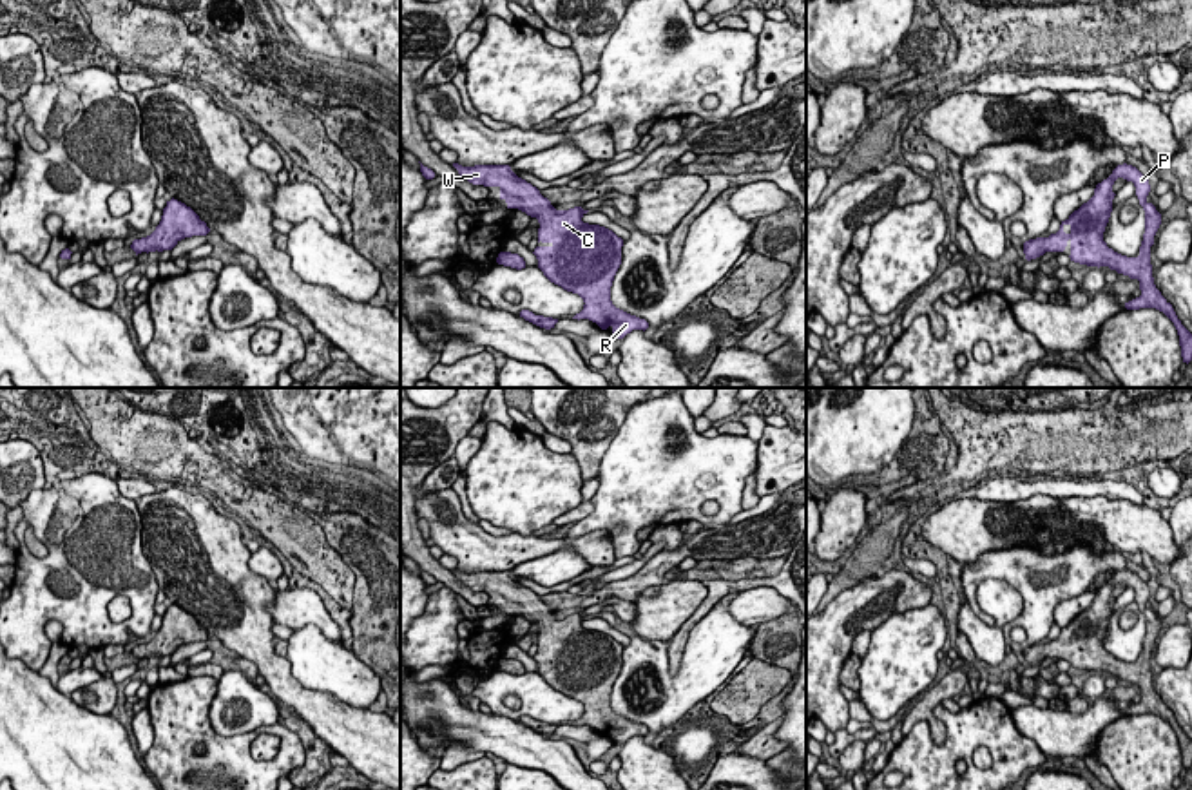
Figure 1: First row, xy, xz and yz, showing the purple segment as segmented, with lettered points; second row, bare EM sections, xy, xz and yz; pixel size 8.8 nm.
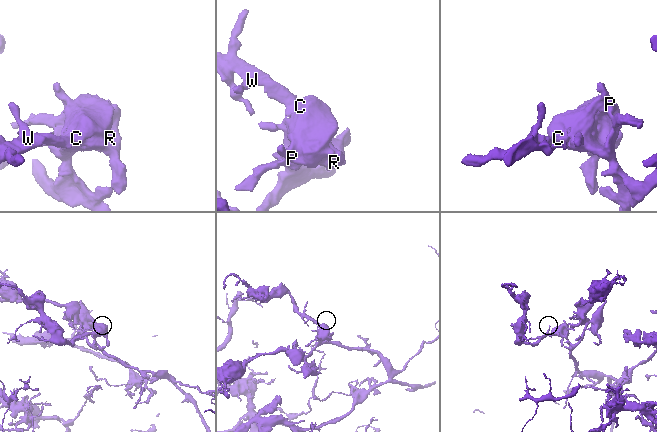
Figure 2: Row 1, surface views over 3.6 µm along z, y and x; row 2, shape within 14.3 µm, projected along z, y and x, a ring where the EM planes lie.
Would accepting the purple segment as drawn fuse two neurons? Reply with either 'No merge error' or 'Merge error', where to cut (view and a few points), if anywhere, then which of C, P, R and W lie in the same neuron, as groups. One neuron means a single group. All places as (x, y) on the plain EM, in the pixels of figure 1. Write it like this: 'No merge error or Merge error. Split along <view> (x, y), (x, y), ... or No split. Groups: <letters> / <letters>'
No merge error. No split. Groups: C P R W

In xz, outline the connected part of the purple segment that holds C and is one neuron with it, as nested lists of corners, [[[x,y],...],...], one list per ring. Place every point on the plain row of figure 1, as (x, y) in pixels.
[[[453,569],[453,573],[464,585],[473,591],[498,592],[500,605],[507,609],[507,614],[518,614],[527,621],[538,625],[538,649],[543,649],[542,652],[538,650],[533,658],[538,665],[538,674],[551,689],[562,692],[567,698],[578,699],[585,708],[583,716],[572,725],[589,725],[601,736],[607,736],[610,732],[614,745],[623,745],[632,736],[645,737],[649,734],[649,728],[645,725],[630,721],[612,710],[610,692],[621,670],[623,645],[605,632],[583,629],[582,623],[589,616],[583,616],[582,612],[556,616],[536,592],[518,583],[509,571],[462,573],[458,569]]]

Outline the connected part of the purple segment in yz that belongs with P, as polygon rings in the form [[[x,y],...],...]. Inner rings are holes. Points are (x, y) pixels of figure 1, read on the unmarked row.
[[[1118,571],[1112,580],[1096,591],[1094,602],[1074,616],[1065,627],[1062,627],[1060,636],[1049,643],[1036,643],[1024,649],[1025,665],[1036,665],[1045,658],[1063,658],[1071,652],[1071,667],[1087,672],[1109,672],[1118,679],[1129,681],[1139,687],[1141,701],[1125,708],[1127,716],[1156,714],[1163,718],[1176,732],[1179,741],[1183,768],[1192,766],[1192,739],[1181,730],[1172,710],[1161,701],[1154,690],[1152,670],[1150,670],[1150,652],[1154,650],[1154,641],[1161,631],[1161,620],[1152,609],[1147,607],[1150,591],[1147,582],[1143,582],[1132,571]],[[1118,583],[1132,587],[1136,592],[1136,602],[1145,616],[1145,640],[1139,652],[1138,663],[1127,663],[1107,652],[1103,647],[1103,638],[1112,618],[1112,591]]]

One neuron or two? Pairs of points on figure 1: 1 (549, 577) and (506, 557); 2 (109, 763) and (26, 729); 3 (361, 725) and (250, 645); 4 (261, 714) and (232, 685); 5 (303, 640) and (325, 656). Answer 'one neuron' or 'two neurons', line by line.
1: two neurons
2: one neuron
3: one neuron
4: one neuron
5: one neuron

